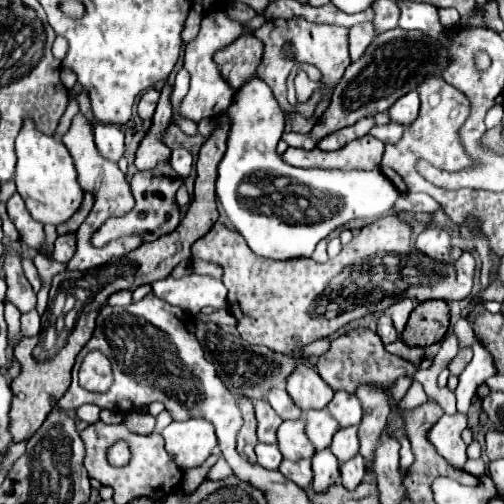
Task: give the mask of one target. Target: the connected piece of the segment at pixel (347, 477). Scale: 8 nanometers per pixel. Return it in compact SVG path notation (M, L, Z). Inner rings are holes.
M361 454L341 464L341 484L347 490L353 490L357 484L361 484L363 476L365 476L365 460Z

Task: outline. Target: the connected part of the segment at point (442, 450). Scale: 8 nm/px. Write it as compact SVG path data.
M455 412L453 416L443 414L439 422L429 430L429 440L435 450L455 468L463 468L467 460L467 444L461 440L461 432L467 428L467 414Z

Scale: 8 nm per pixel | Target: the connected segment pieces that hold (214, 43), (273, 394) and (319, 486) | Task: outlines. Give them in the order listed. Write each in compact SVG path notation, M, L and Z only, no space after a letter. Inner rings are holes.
M219 4L211 14L203 16L201 30L199 30L197 38L191 40L185 46L185 70L191 74L191 88L189 88L187 96L181 100L181 104L177 108L179 116L189 118L193 122L199 122L203 118L217 118L217 116L221 116L229 108L229 104L233 102L233 94L235 92L223 80L217 64L213 62L213 54L219 48L231 44L241 34L243 34L243 26L237 20L231 20L231 16L225 12L223 4ZM187 50L189 50L189 54L187 54Z
M273 388L267 394L269 404L273 406L273 410L283 418L283 420L299 420L303 416L303 410L299 410L295 406L295 402L291 400L291 396L287 394L287 390L283 388Z
M321 450L313 456L313 492L325 492L339 480L339 462L331 450Z

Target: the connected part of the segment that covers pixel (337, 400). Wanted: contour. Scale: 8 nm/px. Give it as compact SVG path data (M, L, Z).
M335 392L335 396L329 402L327 410L337 420L337 424L341 428L357 426L361 422L361 414L363 414L357 396L349 394L349 392Z

